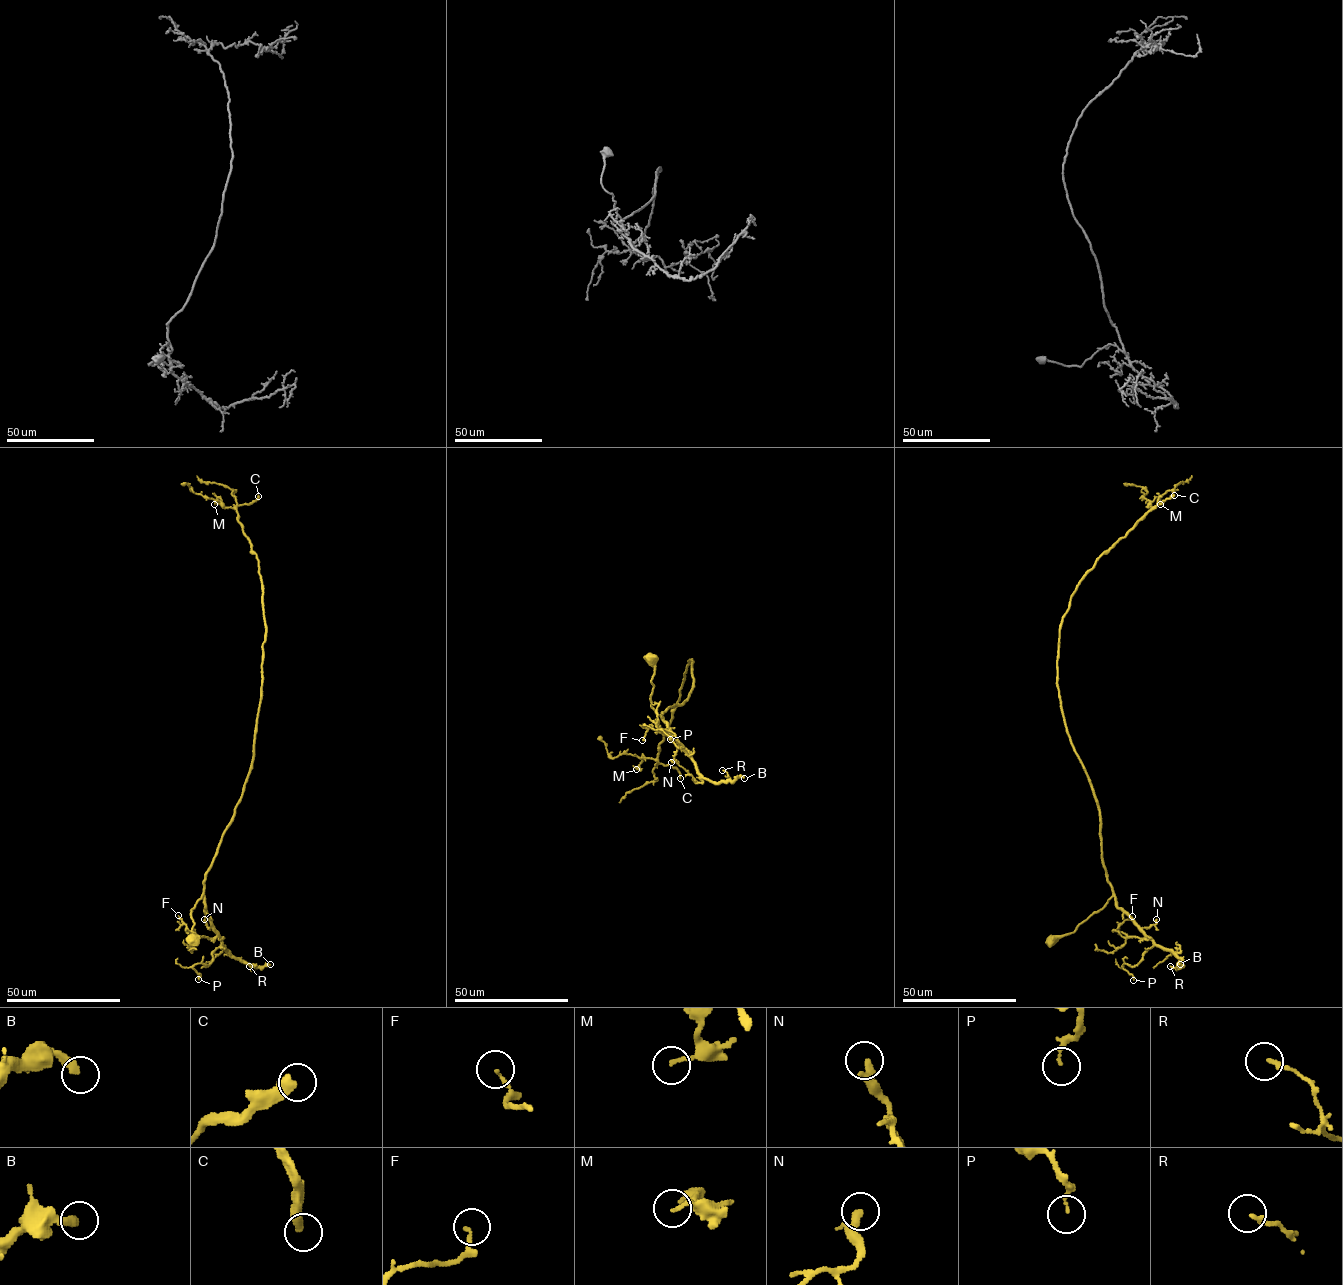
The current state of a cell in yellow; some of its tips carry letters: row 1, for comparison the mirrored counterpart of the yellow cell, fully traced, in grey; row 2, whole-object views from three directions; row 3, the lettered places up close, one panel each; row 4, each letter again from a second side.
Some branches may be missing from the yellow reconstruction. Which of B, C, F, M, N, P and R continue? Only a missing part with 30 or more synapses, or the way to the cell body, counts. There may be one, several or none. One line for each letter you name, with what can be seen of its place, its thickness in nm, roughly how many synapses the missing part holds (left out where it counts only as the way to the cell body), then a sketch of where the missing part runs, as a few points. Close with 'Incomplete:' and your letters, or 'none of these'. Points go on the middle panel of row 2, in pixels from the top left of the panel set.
C: Place: (680, 778). Thickness 420 nm. Roughly 200 synapses. Course of what is missing: (680, 778), (683, 786), (697, 778), (717, 785), (732, 804), (766, 832), (770, 844), (787, 866)
Incomplete: C

